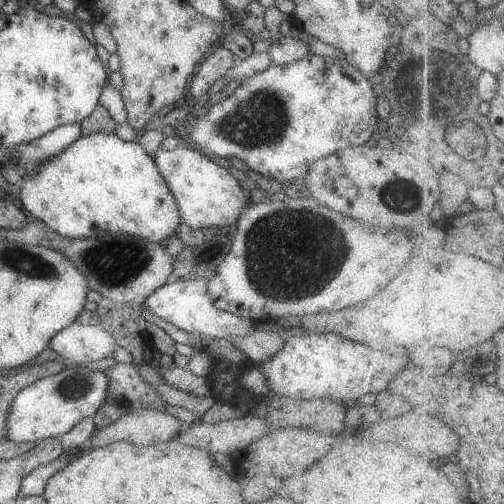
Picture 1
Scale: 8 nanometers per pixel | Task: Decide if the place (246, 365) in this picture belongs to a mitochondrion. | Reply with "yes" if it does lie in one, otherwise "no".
no

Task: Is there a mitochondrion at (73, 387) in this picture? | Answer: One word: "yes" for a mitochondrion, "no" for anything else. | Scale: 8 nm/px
yes

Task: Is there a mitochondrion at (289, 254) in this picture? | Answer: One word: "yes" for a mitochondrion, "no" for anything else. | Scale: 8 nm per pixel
yes

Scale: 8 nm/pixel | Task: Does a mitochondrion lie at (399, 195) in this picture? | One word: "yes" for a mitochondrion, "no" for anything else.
yes

